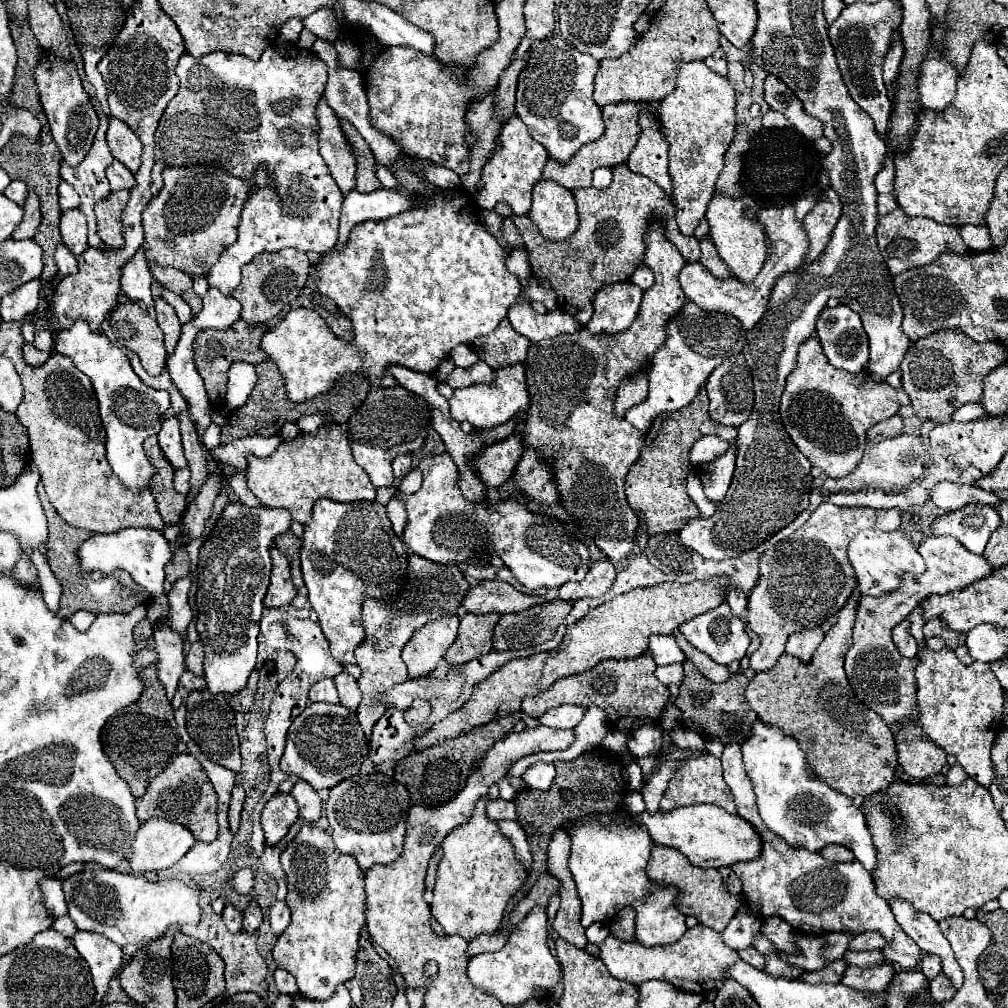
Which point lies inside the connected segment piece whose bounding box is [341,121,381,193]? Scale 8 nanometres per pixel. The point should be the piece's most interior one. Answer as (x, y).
(366, 181)

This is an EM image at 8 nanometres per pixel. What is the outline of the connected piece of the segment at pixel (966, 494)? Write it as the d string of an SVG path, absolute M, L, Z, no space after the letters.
M943 481L933 487L931 501L945 511L955 511L969 503L981 503L989 507L997 507L1001 503L1001 499L991 491L983 491L973 485L955 485L949 481Z

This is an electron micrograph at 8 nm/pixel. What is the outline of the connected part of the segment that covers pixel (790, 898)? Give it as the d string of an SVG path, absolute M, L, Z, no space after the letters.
M737 743L725 747L723 751L723 777L735 797L737 813L747 819L759 831L763 839L761 859L753 859L747 863L735 863L731 869L743 883L745 901L753 901L759 905L763 917L781 917L795 931L803 933L829 933L829 931L877 931L889 941L889 949L881 951L889 961L901 965L903 969L915 969L921 959L921 949L917 943L899 927L885 899L877 897L873 889L873 879L863 869L859 861L853 863L829 863L821 857L821 853L809 853L809 849L789 849L781 837L773 831L765 829L755 805L753 783L745 773L745 765L741 761L741 747Z

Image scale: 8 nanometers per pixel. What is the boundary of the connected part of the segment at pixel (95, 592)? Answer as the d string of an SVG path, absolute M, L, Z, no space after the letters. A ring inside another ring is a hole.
M39 483L39 487L37 487L37 491L39 491L39 499L41 499L41 503L43 503L43 509L45 509L45 515L47 515L47 521L49 521L49 541L47 541L47 561L49 561L49 567L51 567L51 571L57 575L57 579L59 579L59 583L61 583L61 587L63 587L63 593L61 593L61 605L59 605L59 617L71 617L75 611L79 611L79 609L85 609L85 611L91 611L91 613L129 613L135 605L143 605L145 601L149 601L149 593L133 581L131 575L129 573L125 573L125 571L115 571L115 573L109 573L109 575L105 575L105 573L87 573L87 571L81 571L81 565L79 565L79 559L77 559L77 555L71 551L71 547L79 547L85 539L89 539L93 533L89 533L89 531L85 531L85 529L77 529L77 527L73 527L73 525L69 525L69 523L65 523L61 517L59 517L59 513L51 507L51 503L49 503L49 499L47 499L47 495L45 495L45 489L41 487L41 483Z

